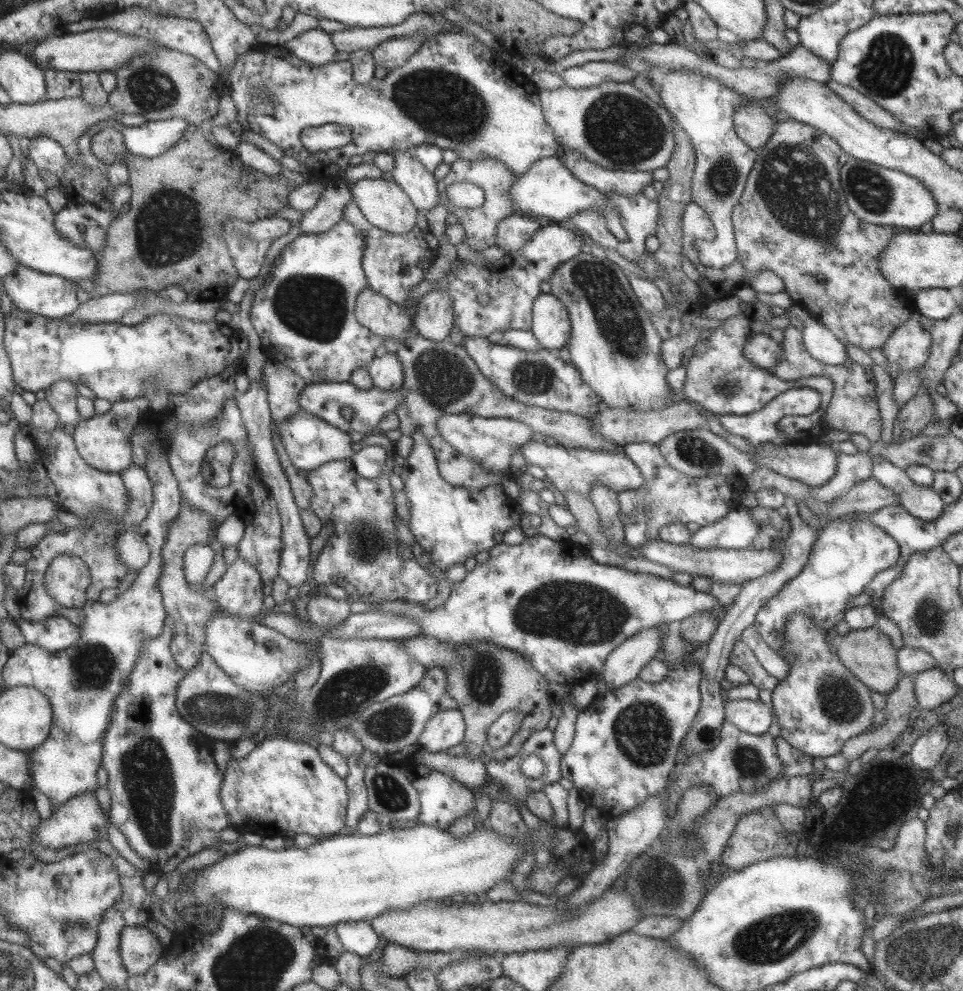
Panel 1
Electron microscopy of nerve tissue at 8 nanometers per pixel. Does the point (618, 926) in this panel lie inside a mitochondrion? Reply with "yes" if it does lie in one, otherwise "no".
no

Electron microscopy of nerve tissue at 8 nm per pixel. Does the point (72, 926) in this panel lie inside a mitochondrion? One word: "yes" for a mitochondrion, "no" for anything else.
yes

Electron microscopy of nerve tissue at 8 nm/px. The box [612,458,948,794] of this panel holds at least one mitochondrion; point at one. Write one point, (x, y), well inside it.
(842, 703)

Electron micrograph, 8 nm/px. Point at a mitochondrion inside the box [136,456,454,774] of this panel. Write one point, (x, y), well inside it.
(350, 688)

